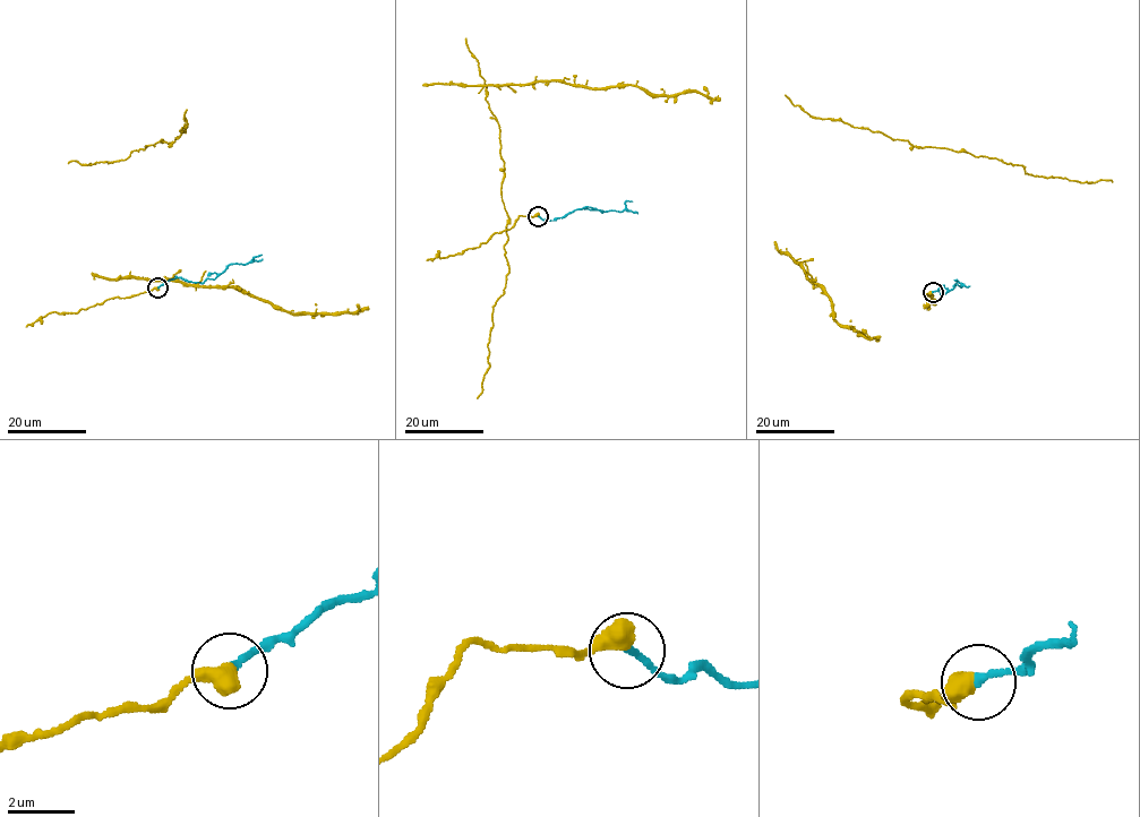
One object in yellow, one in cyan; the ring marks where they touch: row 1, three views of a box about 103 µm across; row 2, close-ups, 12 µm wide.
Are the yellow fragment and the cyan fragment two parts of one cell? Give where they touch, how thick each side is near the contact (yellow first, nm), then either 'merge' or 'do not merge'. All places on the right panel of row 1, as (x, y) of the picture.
at (933, 292); 600 nm thick on the yellow side, 200 nm on the other; merge

